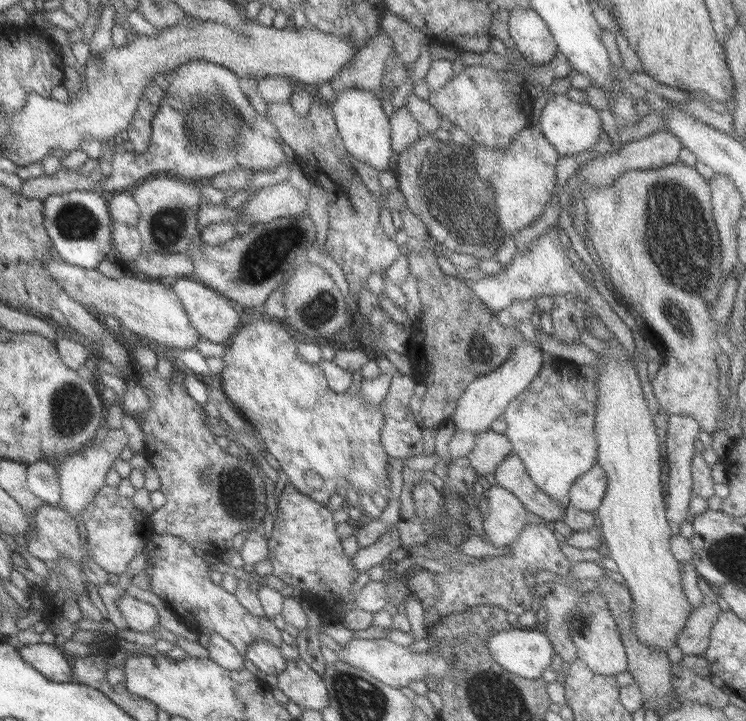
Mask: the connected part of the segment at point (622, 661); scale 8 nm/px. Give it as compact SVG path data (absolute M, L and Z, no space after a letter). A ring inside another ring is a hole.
M586 591L579 596L575 608L571 610L571 618L567 620L569 640L573 643L577 657L591 673L601 676L615 676L626 670L626 656L617 627L611 616L607 603L601 593Z

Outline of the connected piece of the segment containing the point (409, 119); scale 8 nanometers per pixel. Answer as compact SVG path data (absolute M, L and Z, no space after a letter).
M395 108L388 116L389 120L389 144L391 144L392 161L397 154L405 150L412 142L421 136L422 131L417 124L417 120L405 110L405 108Z

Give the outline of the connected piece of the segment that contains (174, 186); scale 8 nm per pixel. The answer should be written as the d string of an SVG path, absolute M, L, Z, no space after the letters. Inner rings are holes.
M159 175L147 178L129 191L138 208L136 229L140 251L146 254L185 254L189 244L198 238L195 212L199 208L199 186L203 182L181 180Z

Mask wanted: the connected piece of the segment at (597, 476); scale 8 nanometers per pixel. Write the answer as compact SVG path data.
M593 465L571 483L567 504L583 512L593 512L599 506L606 486L605 472Z

